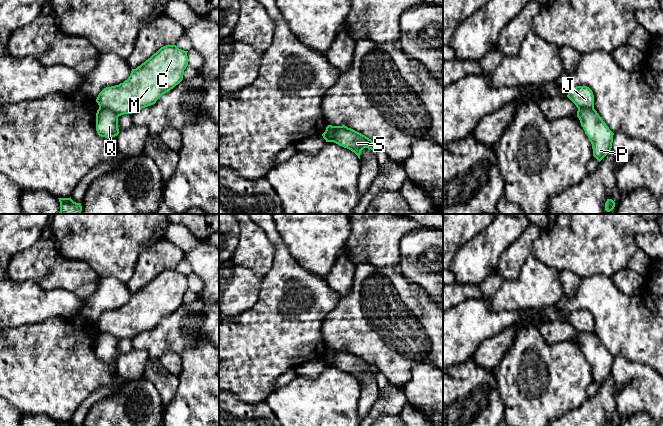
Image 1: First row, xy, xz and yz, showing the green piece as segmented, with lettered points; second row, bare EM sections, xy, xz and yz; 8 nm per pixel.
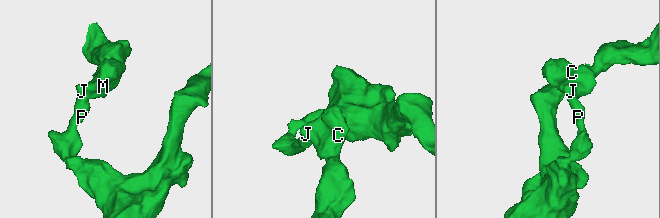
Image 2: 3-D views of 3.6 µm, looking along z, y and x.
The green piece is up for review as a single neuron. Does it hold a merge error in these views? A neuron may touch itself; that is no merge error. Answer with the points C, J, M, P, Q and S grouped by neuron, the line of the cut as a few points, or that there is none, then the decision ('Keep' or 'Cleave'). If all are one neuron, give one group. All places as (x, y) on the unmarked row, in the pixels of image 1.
Groups: C J M S / P Q. Split along xy (99, 331), (110, 333), (118, 340). Cleave

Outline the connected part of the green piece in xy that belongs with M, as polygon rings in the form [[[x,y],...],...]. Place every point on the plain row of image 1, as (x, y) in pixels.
[[[176,269],[161,271],[148,284],[132,293],[130,300],[123,307],[104,312],[96,323],[99,332],[109,333],[121,340],[155,328],[163,318],[183,304],[184,294],[188,290],[187,276]]]

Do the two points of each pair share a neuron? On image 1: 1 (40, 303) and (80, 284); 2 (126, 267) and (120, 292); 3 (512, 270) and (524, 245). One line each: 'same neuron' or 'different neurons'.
1: different neurons
2: different neurons
3: same neuron

